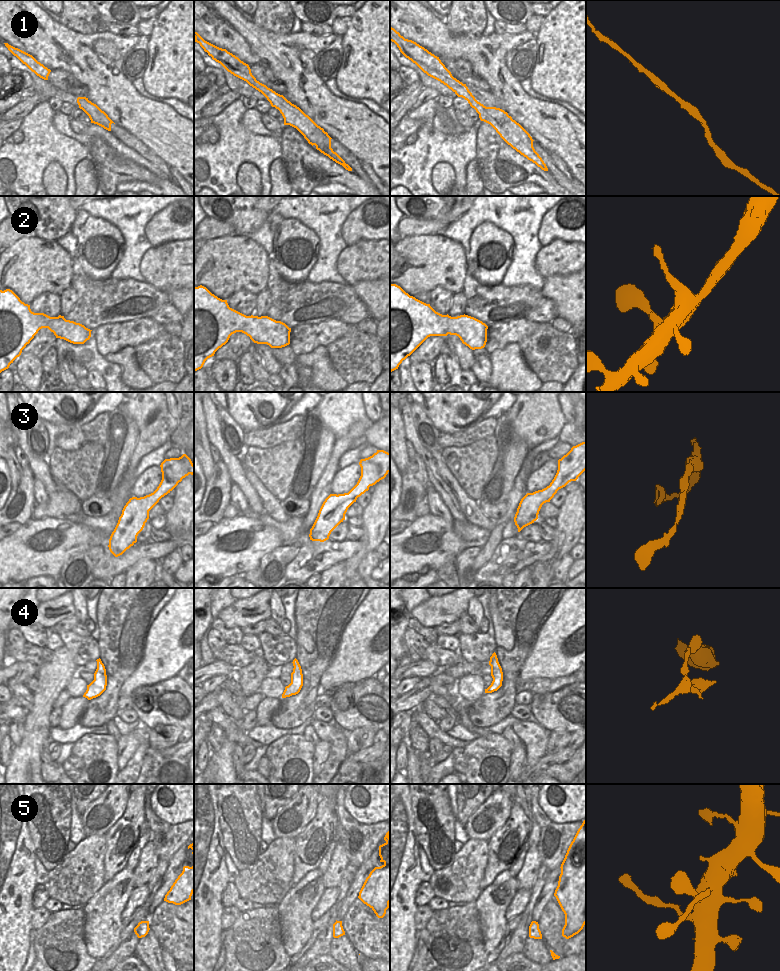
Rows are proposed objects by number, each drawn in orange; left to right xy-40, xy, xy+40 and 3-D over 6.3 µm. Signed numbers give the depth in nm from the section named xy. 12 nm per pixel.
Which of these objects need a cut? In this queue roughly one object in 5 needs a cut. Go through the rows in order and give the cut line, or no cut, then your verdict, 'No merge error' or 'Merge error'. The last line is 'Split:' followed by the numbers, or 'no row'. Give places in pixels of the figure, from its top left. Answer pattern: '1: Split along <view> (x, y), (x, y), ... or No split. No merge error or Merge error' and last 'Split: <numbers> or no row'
1: No split. No merge error
2: No split. No merge error
3: No split. No merge error
4: Split along xy+40 (496, 657), (490, 659). Merge error
5: No split. No merge error
Split: 4.

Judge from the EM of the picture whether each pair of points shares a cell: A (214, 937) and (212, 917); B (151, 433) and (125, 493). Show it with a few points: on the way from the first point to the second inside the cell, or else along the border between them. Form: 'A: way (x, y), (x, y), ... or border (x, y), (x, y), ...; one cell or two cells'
A: way (212, 932), (212, 922); one cell
B: way (142, 448), (133, 463), (129, 478); one cell

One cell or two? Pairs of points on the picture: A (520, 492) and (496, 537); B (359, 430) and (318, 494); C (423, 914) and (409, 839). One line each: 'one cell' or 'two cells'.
A: one cell
B: one cell
C: two cells

